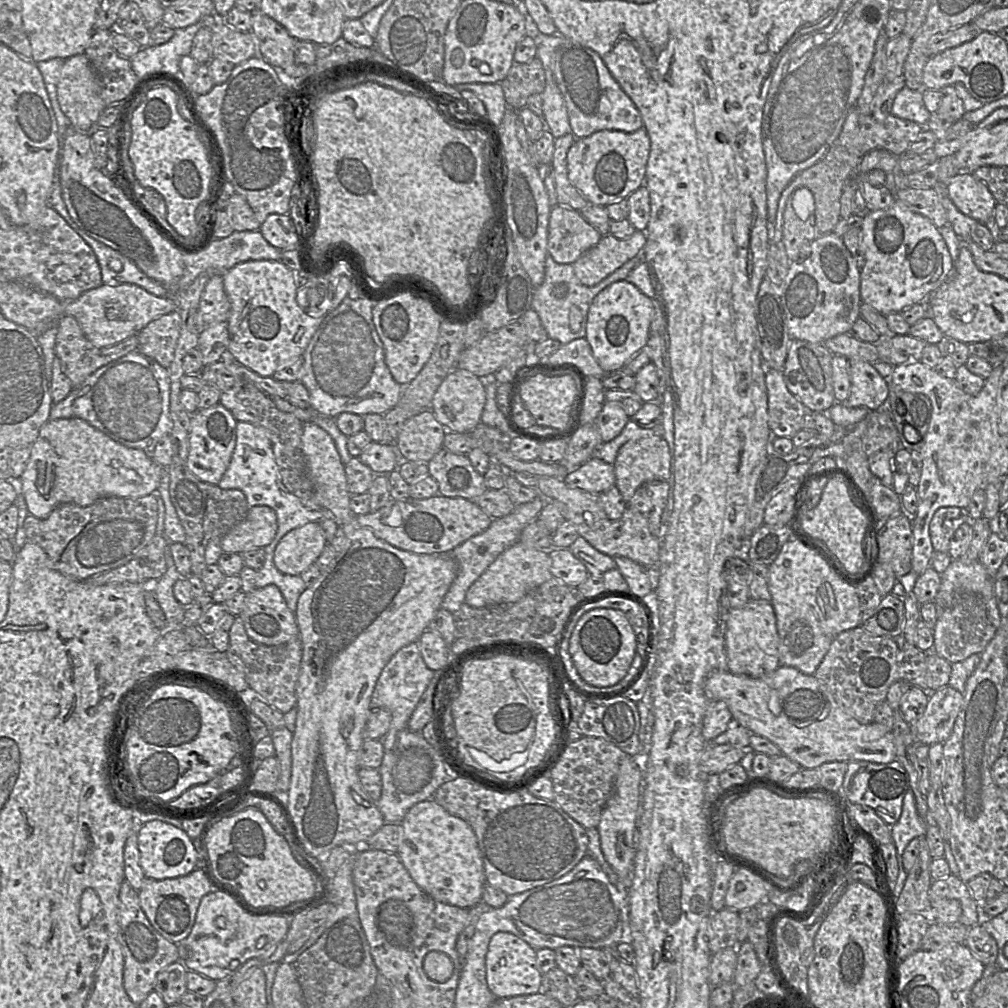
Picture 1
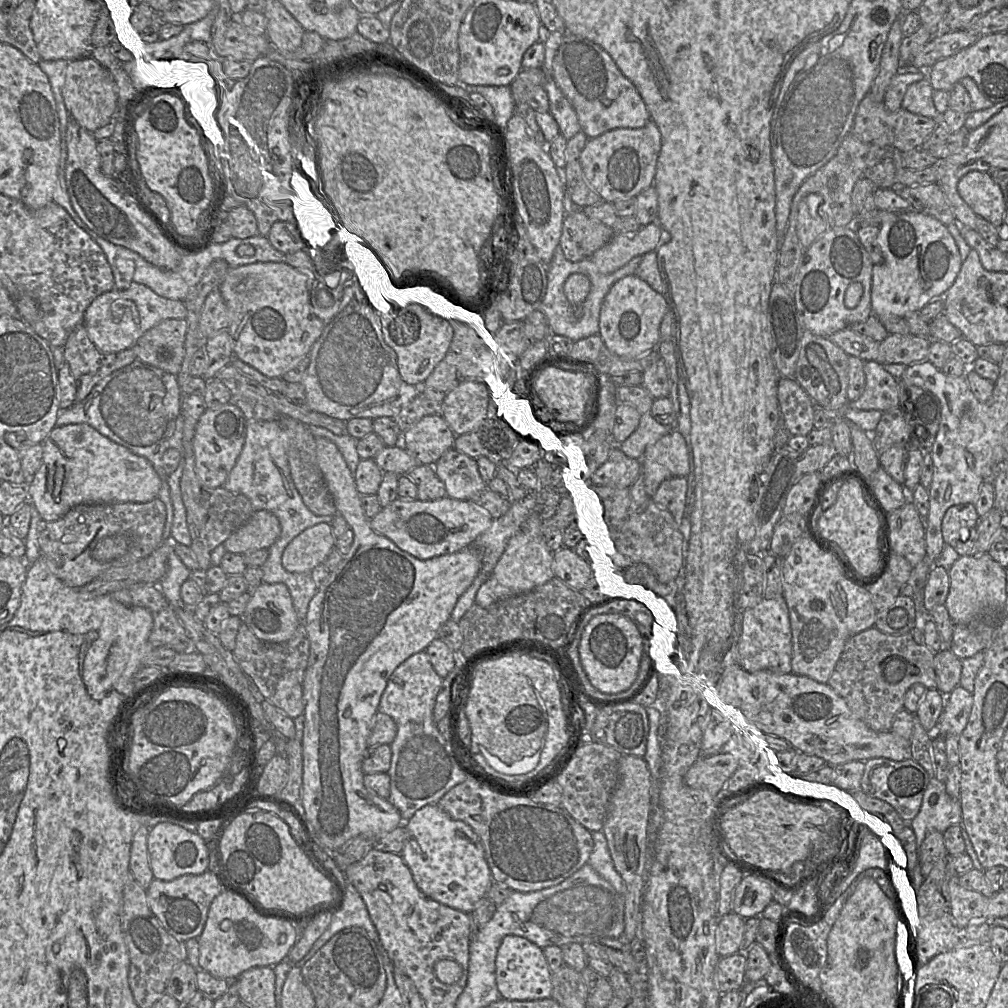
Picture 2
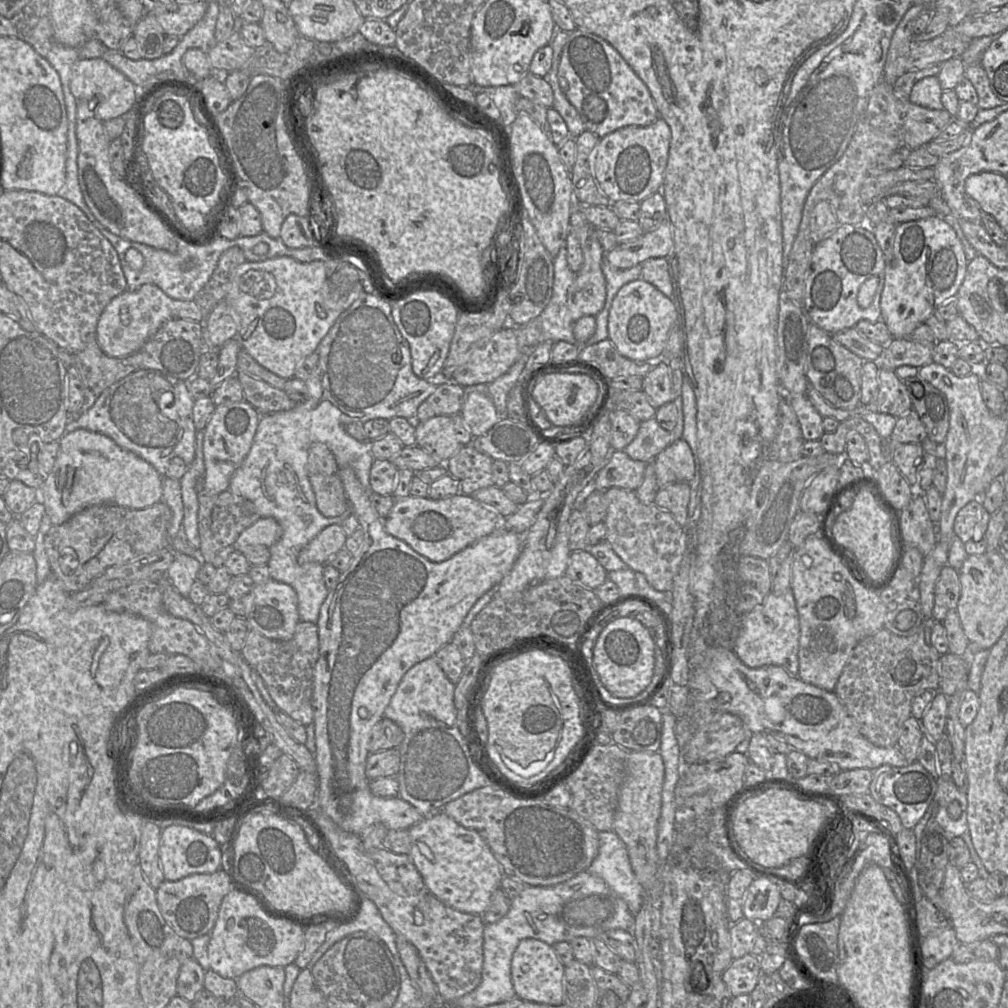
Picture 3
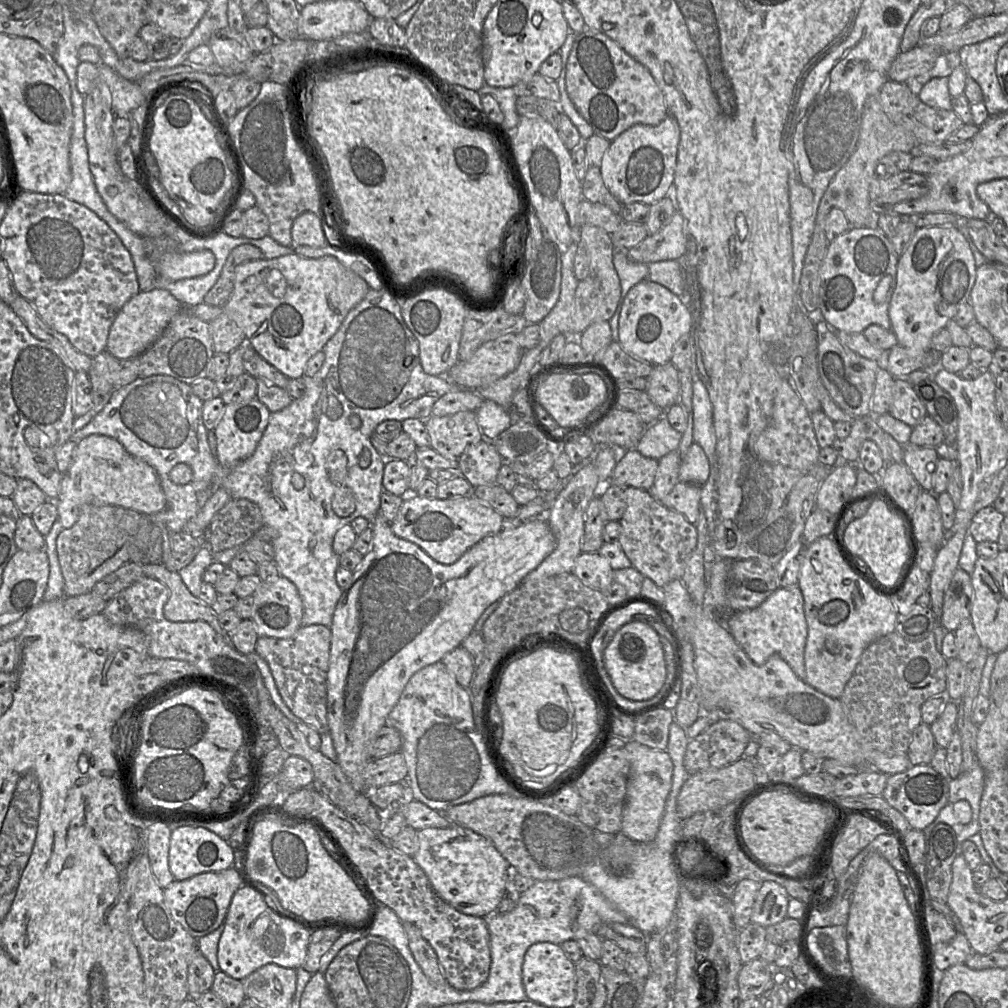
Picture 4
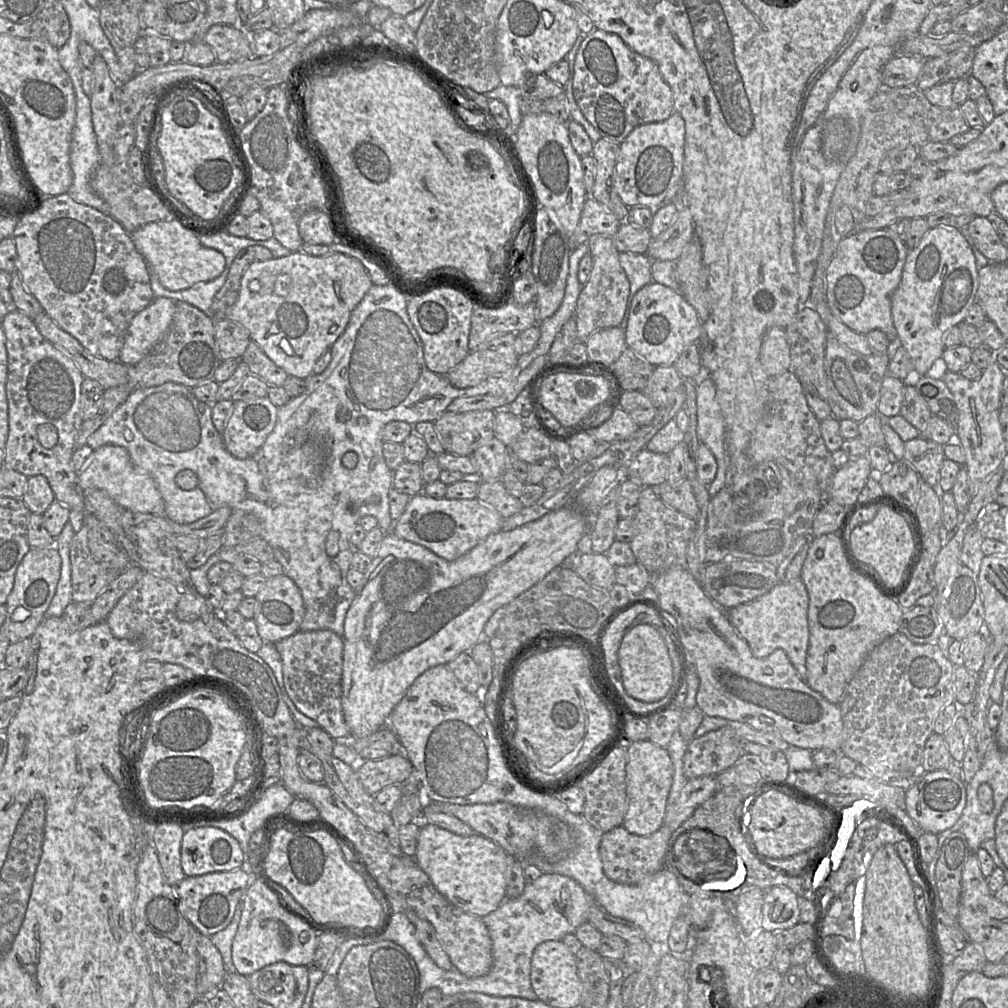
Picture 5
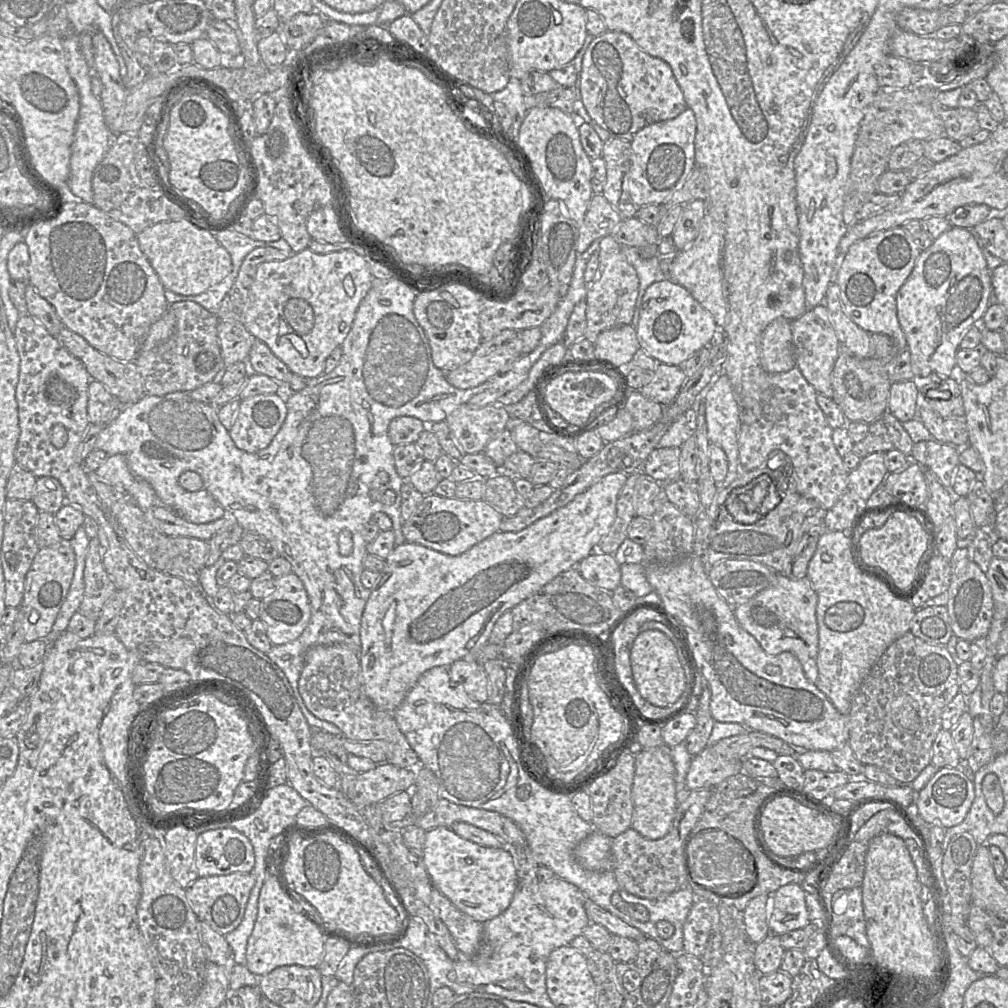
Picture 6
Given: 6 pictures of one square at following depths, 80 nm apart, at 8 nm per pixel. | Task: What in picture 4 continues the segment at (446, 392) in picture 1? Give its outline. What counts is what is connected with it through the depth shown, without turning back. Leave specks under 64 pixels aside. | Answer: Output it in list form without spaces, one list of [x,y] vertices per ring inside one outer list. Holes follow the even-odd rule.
[[[484,399],[475,413],[483,439],[493,440],[513,423],[507,408],[489,399]]]

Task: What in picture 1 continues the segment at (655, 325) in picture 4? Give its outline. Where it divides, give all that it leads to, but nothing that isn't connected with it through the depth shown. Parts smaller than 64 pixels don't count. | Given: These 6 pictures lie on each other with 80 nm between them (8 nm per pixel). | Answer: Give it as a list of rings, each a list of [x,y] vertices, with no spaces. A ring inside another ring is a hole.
[[[626,280],[612,283],[595,296],[587,315],[585,339],[604,371],[610,373],[621,369],[645,348],[654,314],[654,299]]]

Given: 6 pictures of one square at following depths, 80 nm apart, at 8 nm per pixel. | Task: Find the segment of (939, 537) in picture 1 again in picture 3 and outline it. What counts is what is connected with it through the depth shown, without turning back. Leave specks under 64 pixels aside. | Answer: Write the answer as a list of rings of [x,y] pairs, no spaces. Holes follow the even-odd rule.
[[[977,498],[957,513],[953,531],[955,536],[961,539],[964,543],[971,541],[982,540],[991,515],[985,510],[980,503],[980,498]]]

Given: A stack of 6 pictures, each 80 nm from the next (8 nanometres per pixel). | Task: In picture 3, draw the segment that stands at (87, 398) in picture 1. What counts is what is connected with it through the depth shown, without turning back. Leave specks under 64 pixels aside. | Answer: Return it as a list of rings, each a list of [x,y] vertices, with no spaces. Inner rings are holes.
[[[139,369],[104,390],[91,408],[77,419],[70,420],[66,426],[67,431],[82,428],[103,433],[157,470],[162,482],[162,502],[172,513],[169,539],[178,535],[184,506],[180,481],[169,477],[167,470],[174,457],[182,458],[187,467],[195,458],[197,429],[193,421],[194,403],[186,381],[158,370]]]

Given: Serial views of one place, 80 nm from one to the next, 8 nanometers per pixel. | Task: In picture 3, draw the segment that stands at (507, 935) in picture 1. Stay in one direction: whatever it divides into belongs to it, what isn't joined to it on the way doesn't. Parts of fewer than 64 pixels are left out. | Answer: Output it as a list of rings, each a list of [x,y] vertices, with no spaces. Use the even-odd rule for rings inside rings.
[[[536,939],[520,941],[511,960],[511,979],[516,998],[548,1005],[563,1005],[565,965],[556,956],[552,945]]]

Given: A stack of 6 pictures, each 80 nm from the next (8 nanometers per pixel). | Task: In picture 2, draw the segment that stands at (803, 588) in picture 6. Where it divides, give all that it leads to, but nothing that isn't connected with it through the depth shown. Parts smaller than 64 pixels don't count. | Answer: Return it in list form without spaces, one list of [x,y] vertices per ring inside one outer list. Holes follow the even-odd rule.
[[[782,597],[762,599],[756,606],[740,613],[740,636],[735,643],[737,664],[748,672],[770,670],[792,673],[792,634],[787,604]]]

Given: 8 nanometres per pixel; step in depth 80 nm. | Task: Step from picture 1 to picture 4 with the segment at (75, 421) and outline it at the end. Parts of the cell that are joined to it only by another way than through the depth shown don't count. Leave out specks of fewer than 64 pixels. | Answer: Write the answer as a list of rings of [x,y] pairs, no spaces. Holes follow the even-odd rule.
[[[100,434],[89,435],[76,444],[72,463],[63,474],[60,493],[54,503],[58,511],[57,520],[65,529],[77,522],[85,505],[118,506],[144,514],[155,514],[167,507],[155,469],[131,455],[116,439]]]

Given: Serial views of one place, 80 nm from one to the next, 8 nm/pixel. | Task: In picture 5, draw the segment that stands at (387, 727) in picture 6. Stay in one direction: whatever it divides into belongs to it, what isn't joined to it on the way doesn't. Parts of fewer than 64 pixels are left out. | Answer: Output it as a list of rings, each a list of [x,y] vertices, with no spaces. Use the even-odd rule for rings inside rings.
[[[299,630],[289,638],[274,643],[282,661],[282,671],[285,691],[296,708],[307,717],[318,723],[319,727],[327,732],[335,740],[347,740],[352,736],[344,720],[342,711],[342,687],[341,677],[343,669],[344,643],[341,636],[330,630],[301,631]]]

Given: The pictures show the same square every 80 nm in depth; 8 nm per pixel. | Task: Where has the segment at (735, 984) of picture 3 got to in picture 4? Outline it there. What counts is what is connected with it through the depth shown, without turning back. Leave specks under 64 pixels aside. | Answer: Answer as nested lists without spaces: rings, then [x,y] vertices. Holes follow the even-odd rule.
[[[761,958],[743,964],[737,979],[740,999],[758,998],[772,986],[773,971],[779,969]]]

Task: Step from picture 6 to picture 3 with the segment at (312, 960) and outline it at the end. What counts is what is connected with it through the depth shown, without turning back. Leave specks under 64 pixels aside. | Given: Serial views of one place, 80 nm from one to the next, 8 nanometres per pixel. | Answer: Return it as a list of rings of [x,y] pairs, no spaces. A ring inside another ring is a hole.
[[[239,887],[233,888],[223,898],[219,907],[217,920],[209,936],[209,969],[224,978],[237,980],[245,972],[260,966],[286,967],[293,964],[304,946],[305,930],[296,924],[271,916],[251,894]]]

